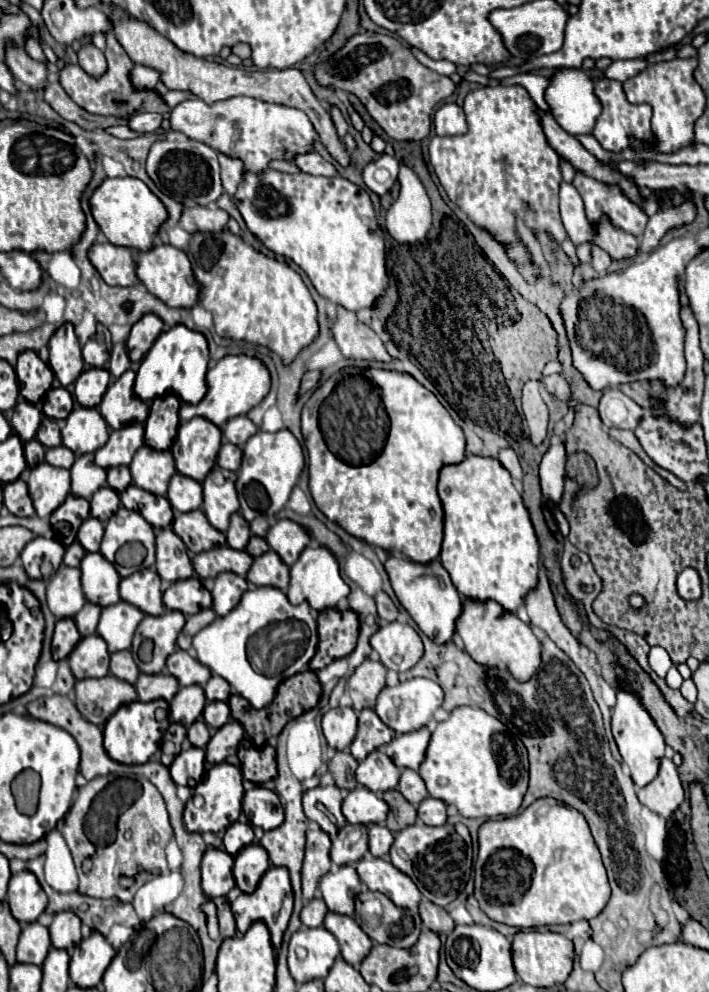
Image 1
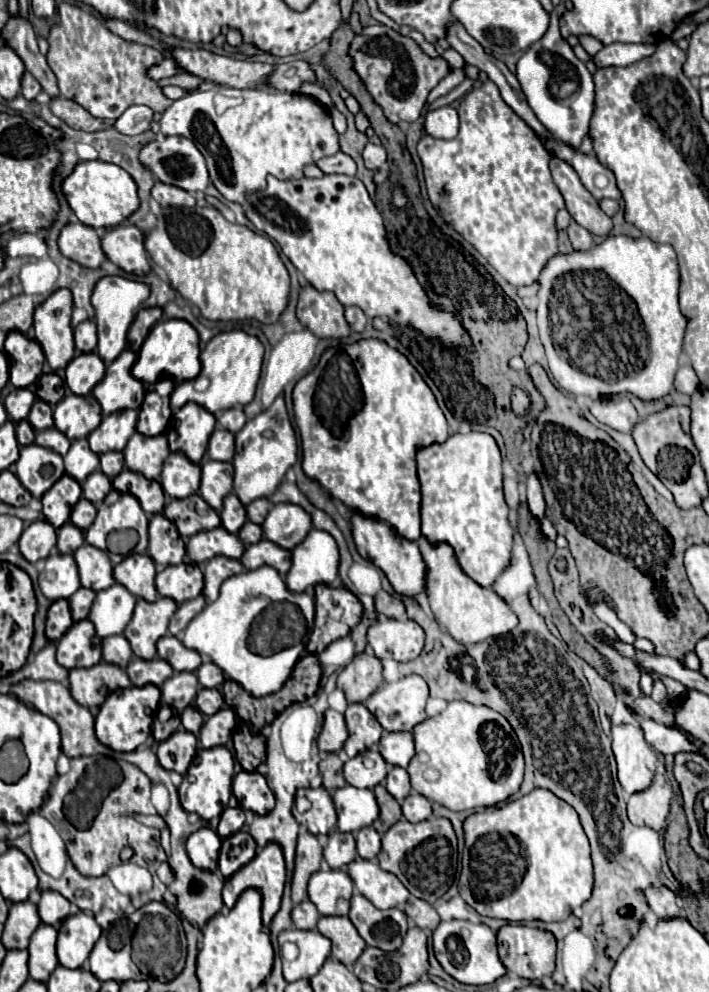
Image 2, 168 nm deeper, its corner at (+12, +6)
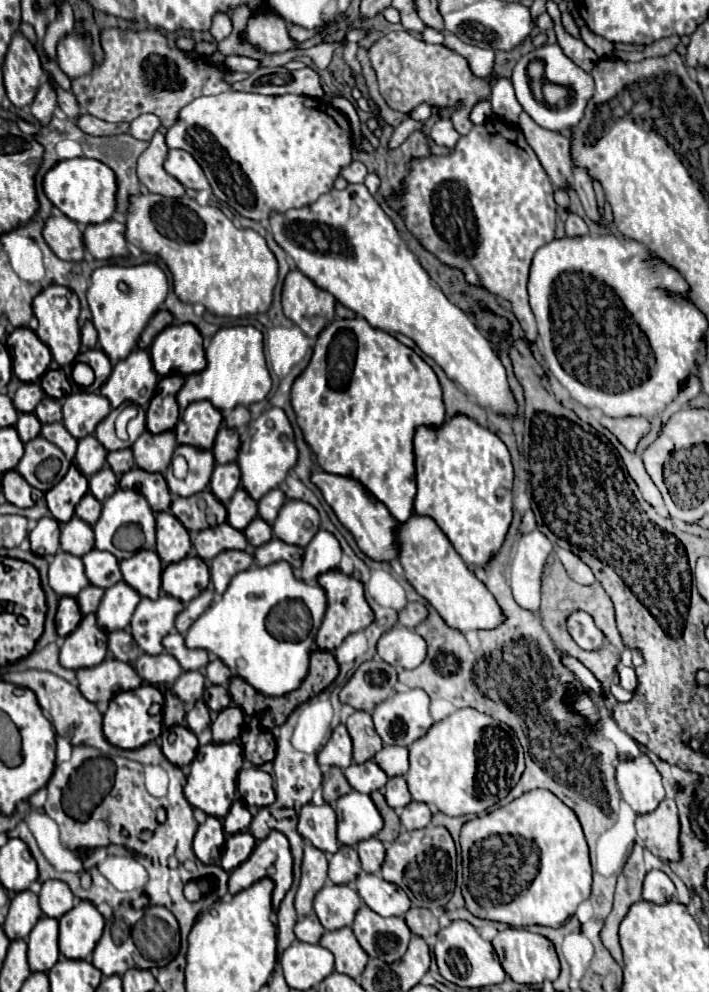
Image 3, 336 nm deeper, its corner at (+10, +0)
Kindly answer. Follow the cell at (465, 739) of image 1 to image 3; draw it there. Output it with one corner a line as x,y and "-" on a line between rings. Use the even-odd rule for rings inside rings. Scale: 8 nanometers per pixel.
466,706
455,708
451,716
447,716
441,722
435,722
429,728
427,736
423,736
423,740
417,740
415,744
411,744
409,762
411,762
411,768
405,776
409,784
409,792
413,800
425,802
428,805
432,813
432,822
437,812
443,812
447,816
465,816
465,814
485,812
487,808
495,806
501,798
509,794
509,790
519,782
525,770
523,748
517,736
513,734
513,730
507,724

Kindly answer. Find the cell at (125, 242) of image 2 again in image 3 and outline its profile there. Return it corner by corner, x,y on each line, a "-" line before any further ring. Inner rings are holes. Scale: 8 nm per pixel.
117,220
89,224
83,230
83,244
85,244
87,252
97,260
109,260
109,258
127,254
123,224

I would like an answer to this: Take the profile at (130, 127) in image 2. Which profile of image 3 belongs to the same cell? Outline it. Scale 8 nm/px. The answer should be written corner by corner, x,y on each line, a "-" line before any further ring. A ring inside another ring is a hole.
143,114
139,118
135,118
131,122
131,128
129,128
129,134
135,136
137,140
145,140
149,142
153,138
153,134
157,132
157,128
161,126
161,120
155,116
155,114

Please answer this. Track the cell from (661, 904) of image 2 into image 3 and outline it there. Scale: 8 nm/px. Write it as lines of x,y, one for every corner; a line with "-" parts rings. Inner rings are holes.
649,870
643,882
643,898
663,904
675,898
675,886
663,870

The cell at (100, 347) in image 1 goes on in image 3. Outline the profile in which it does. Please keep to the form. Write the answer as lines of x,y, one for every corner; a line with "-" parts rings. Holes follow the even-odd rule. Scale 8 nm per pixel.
89,320
81,326
81,342
83,342
85,348
97,346
97,332
95,332
95,326

